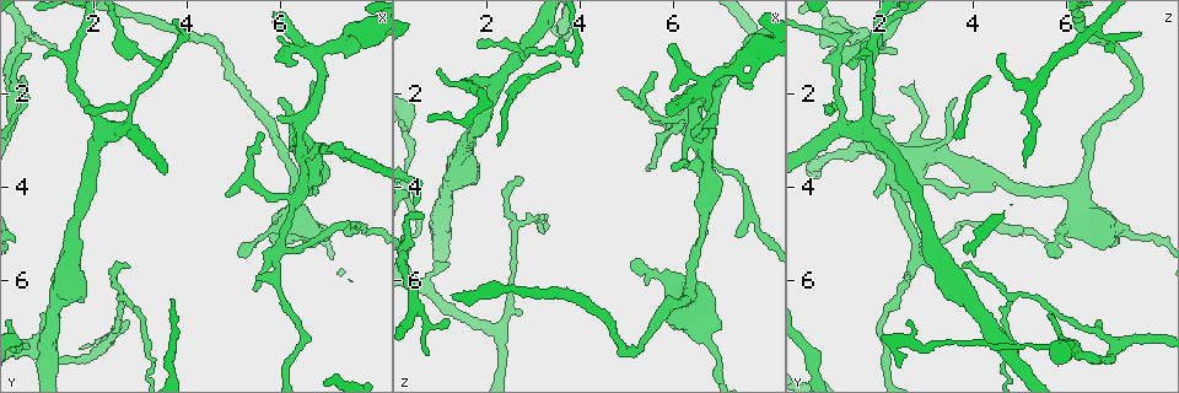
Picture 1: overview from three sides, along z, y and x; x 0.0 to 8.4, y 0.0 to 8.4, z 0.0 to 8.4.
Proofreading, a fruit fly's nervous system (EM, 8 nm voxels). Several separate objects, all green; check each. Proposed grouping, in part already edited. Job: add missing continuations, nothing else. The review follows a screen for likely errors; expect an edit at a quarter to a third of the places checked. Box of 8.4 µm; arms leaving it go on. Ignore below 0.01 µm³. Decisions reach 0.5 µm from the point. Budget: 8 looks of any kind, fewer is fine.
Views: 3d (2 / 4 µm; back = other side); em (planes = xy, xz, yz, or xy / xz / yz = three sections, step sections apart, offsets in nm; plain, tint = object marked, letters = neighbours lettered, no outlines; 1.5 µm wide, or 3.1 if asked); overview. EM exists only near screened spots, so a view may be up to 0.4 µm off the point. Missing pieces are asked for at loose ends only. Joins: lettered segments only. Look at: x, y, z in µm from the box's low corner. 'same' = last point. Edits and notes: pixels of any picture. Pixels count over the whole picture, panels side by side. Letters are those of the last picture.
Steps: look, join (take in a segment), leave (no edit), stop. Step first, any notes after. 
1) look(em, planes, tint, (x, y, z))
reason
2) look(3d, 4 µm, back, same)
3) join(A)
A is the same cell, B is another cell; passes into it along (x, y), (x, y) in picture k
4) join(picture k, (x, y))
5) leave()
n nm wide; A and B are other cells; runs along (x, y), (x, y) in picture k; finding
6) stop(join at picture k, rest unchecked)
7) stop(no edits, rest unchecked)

look(3d, 2 µm, (1.00, 1.20, 1.50))
an open end

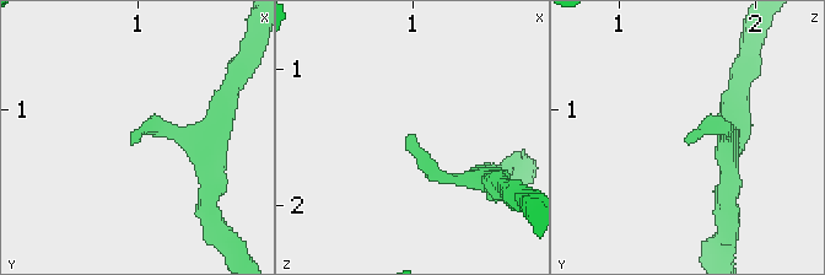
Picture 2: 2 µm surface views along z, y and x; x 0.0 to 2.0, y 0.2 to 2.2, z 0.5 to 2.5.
look(em, planes, letters, (0.98, 1.24, 1.52))
shape alone is not enough

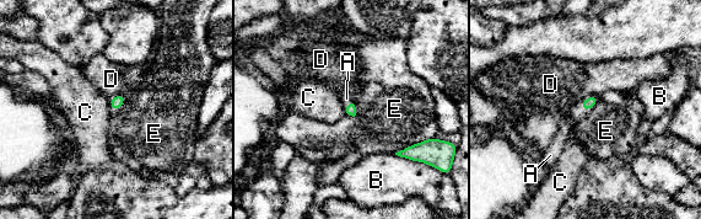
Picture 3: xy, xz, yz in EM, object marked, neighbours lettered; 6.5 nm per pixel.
join(A)
A is the same cell, B, C, D and E are other cells; passes into it along (587, 103), (582, 107), (576, 112) in picture 3; the neuron continues

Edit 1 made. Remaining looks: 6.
look(3d, 2 µm, (3.55, 1.40, 1.50))
free end

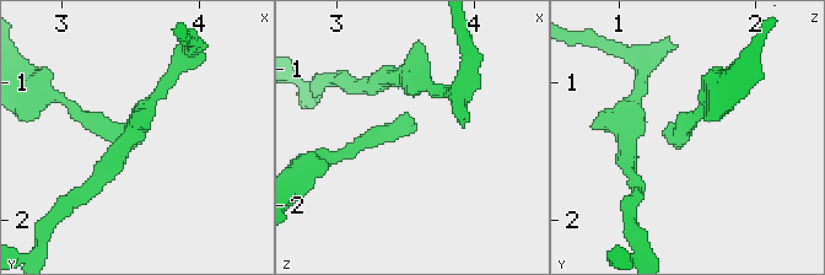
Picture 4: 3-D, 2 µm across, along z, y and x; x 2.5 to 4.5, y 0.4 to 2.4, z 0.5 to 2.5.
look(em, yz, step 8, letters, (3.58, 1.42, 1.46))
now the EM

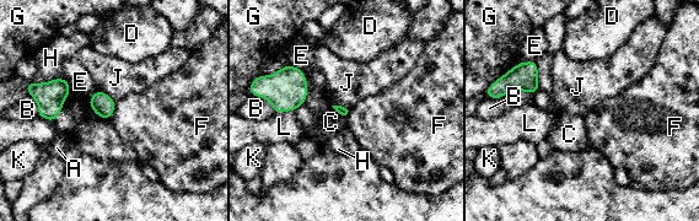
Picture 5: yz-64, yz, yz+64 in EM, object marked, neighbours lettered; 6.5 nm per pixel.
leave()
A, B, C, D, E, F, G, H, J, K and L are other cells; border along (97, 89), (116, 101) in picture 5; none of them fits

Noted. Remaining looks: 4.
look(3d, 4 µm, (0.60, 1.15, 4.60))
thin end

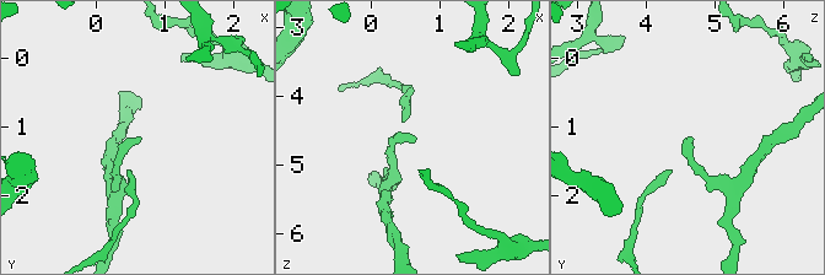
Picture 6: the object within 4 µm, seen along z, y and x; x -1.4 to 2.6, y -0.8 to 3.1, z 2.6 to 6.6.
look(em, planes, letters, (0.65, 1.10, 4.65))
shape alone is not enough

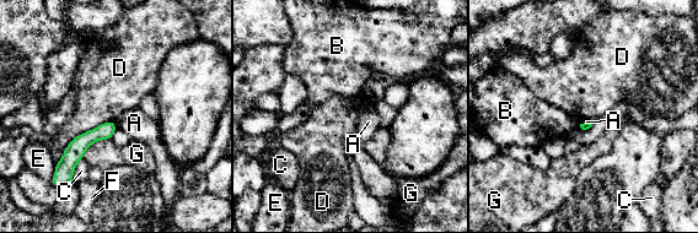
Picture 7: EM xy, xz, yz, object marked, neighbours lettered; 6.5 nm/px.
leave()
A, B, C, D, E, F and G are other cells; border along (114, 120), (76, 135), (55, 164) in picture 7; none of them fits

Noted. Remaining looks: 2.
stop(join at picture 3, rest unchecked)

